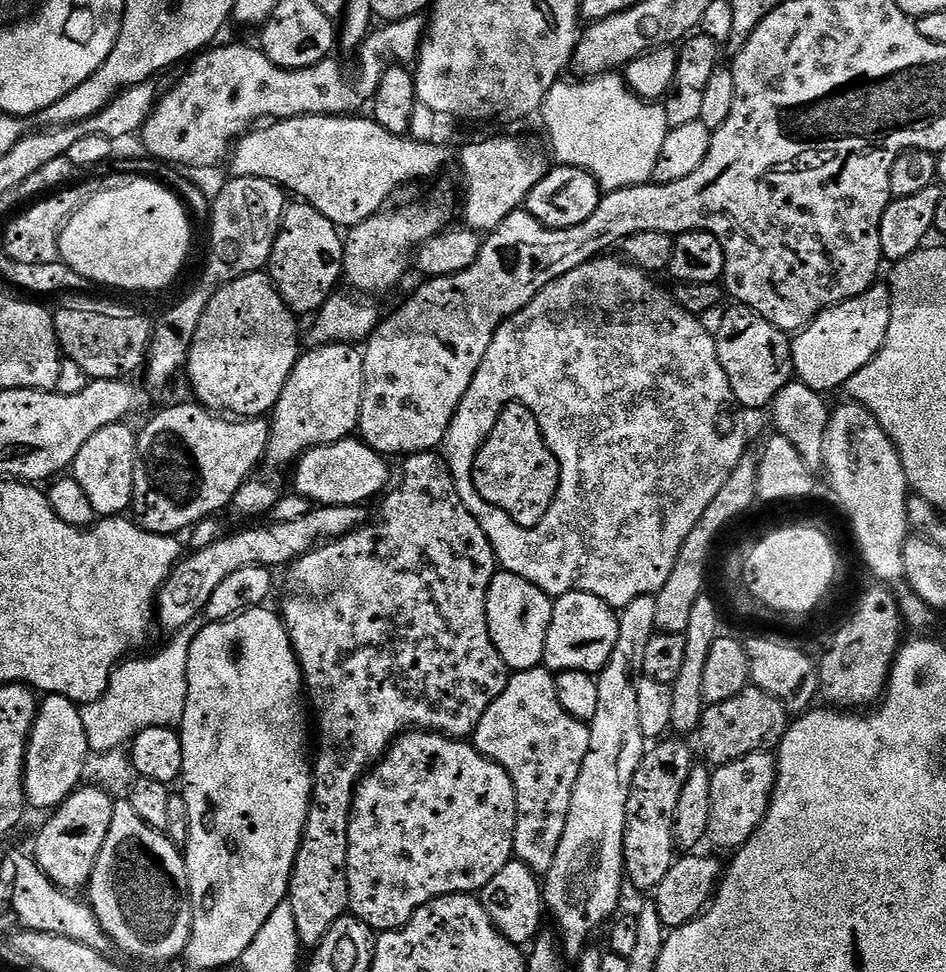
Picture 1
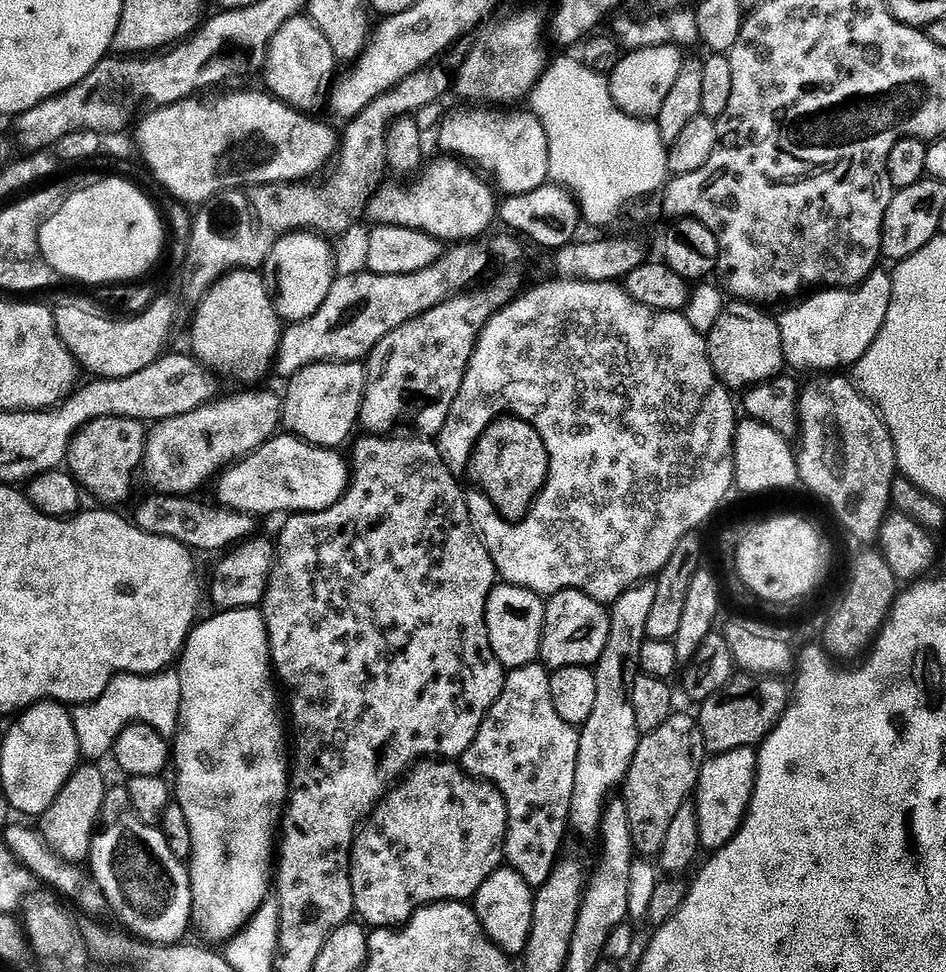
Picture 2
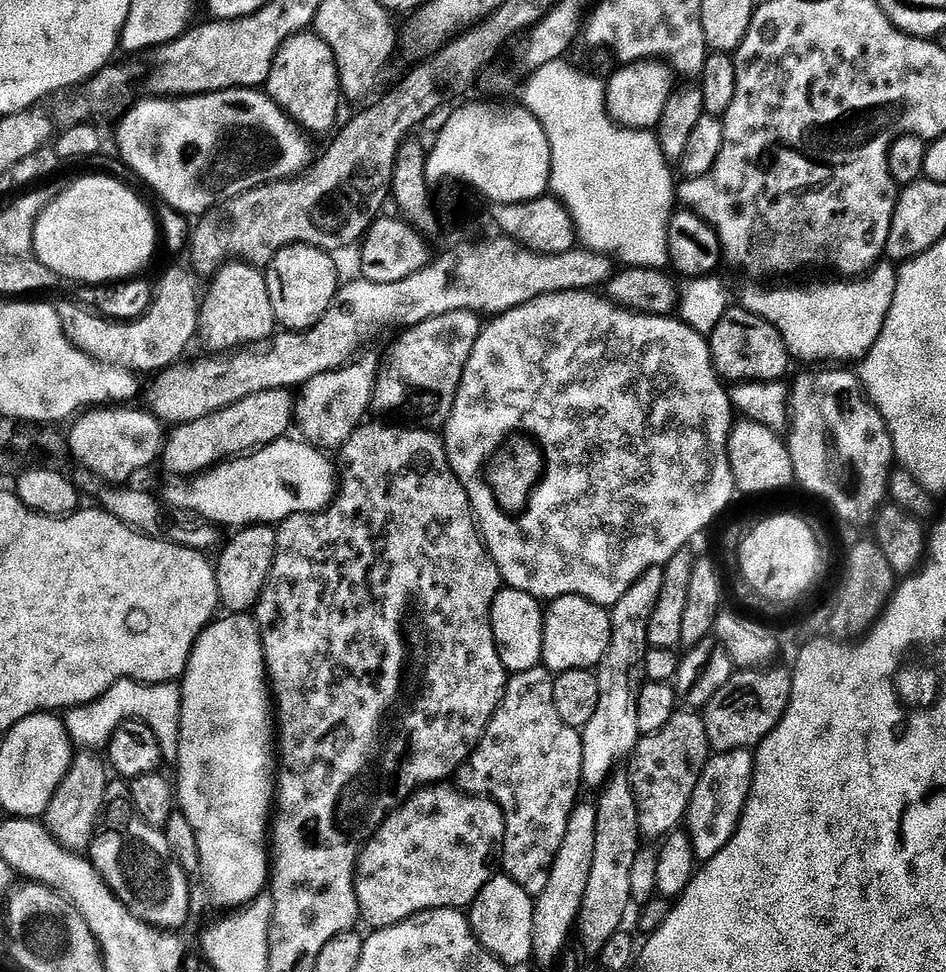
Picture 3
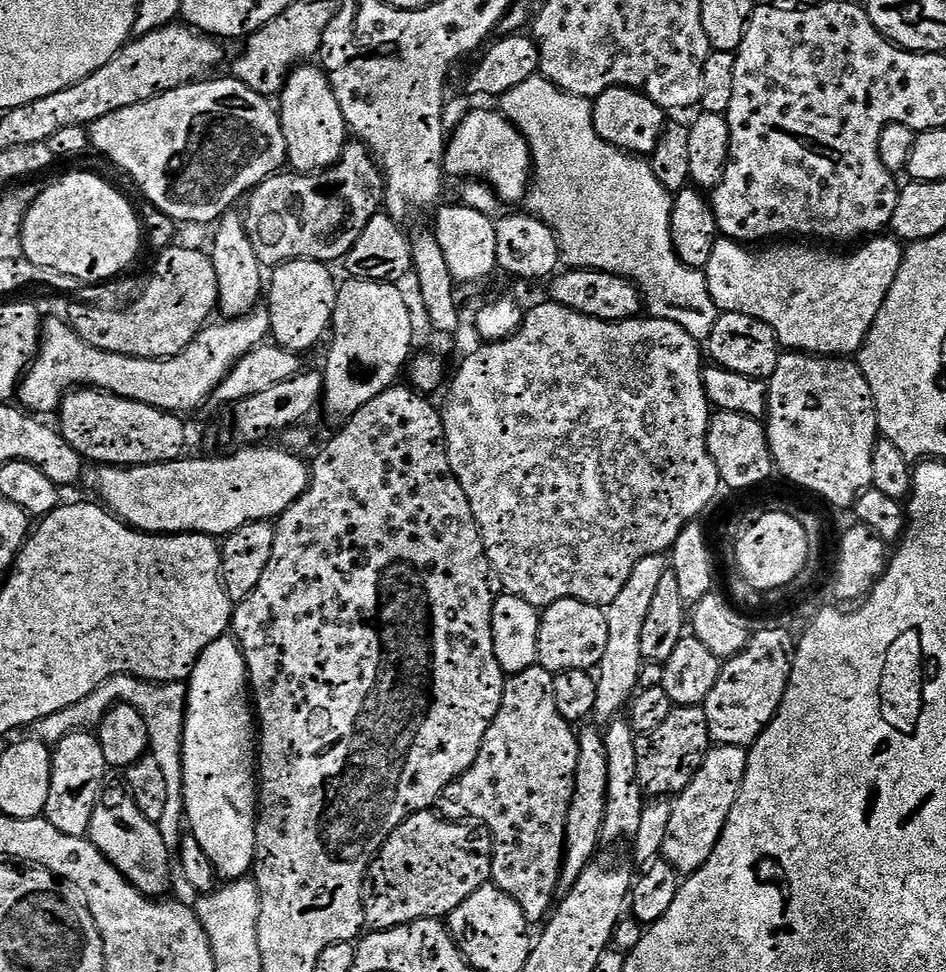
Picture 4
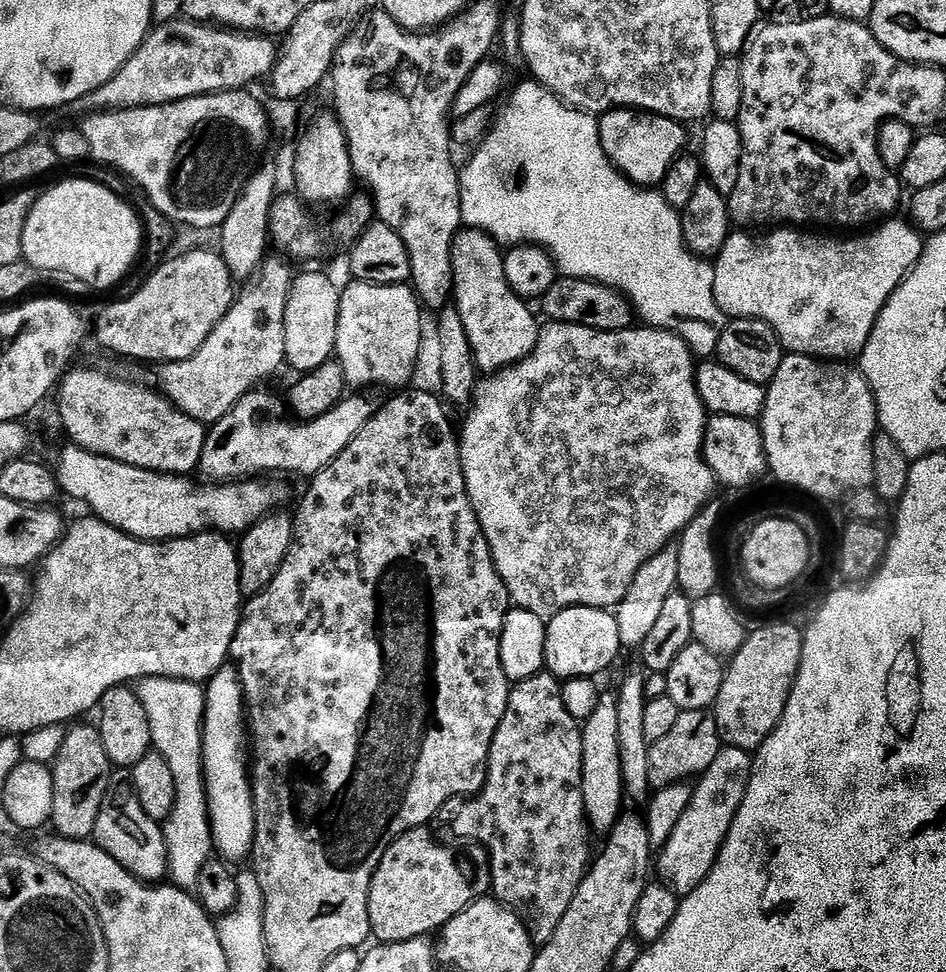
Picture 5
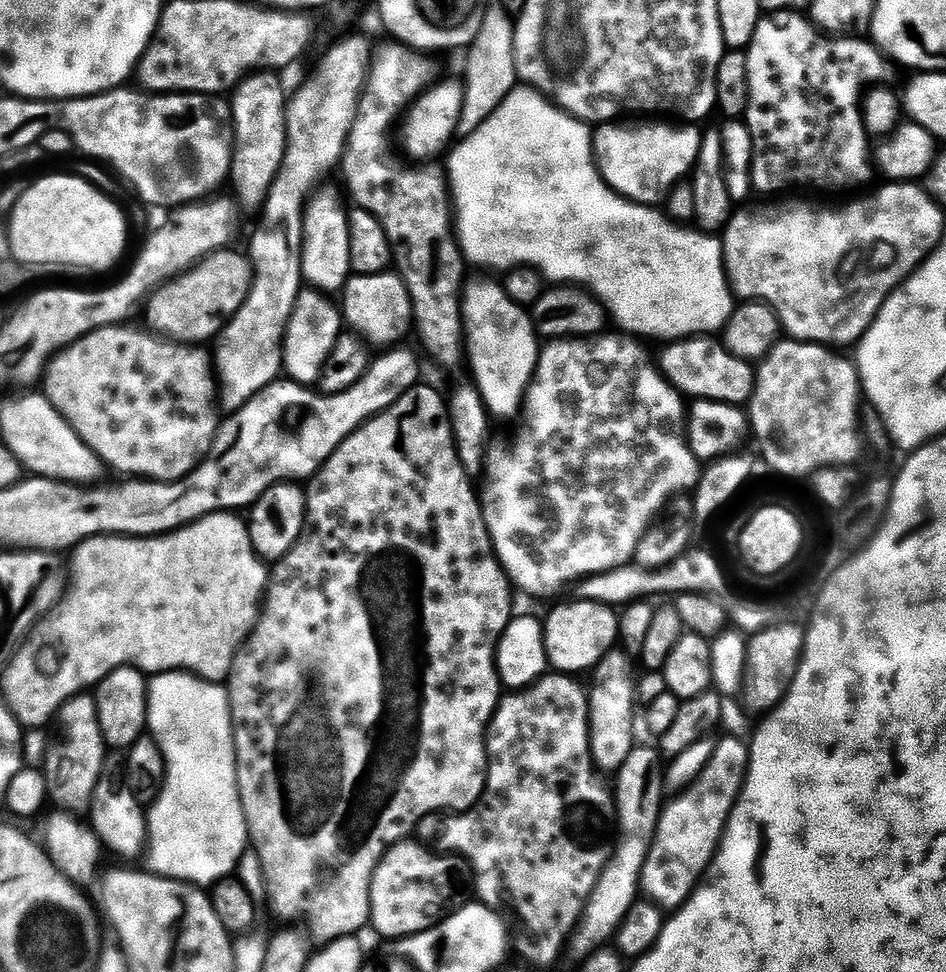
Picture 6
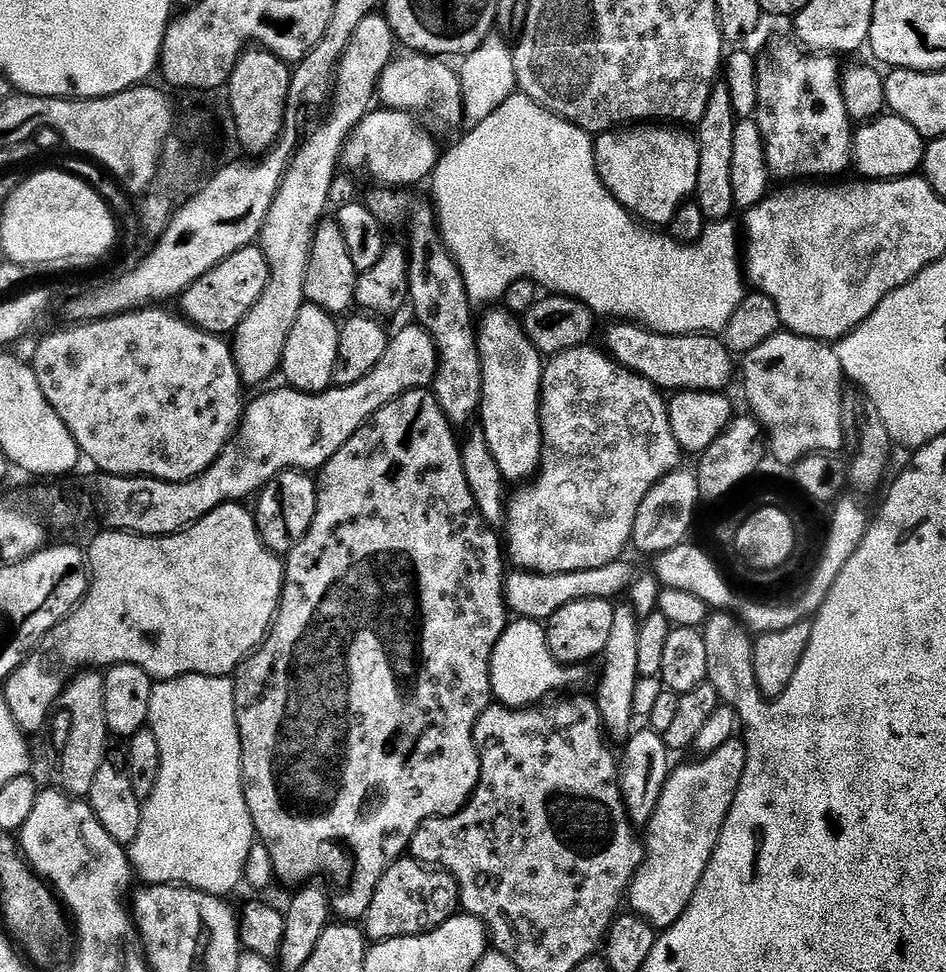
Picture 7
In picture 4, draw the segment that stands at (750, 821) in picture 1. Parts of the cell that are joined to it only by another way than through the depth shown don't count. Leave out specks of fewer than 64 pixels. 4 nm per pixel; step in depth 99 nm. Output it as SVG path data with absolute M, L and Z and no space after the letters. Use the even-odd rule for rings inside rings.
M729 744L713 747L690 786L686 786L686 790L675 797L668 826L670 834L664 840L662 852L664 856L668 855L670 863L677 864L672 866L681 873L691 874L701 868L716 848L716 843L728 824L732 807L736 805L744 787L748 754L748 748L735 748Z

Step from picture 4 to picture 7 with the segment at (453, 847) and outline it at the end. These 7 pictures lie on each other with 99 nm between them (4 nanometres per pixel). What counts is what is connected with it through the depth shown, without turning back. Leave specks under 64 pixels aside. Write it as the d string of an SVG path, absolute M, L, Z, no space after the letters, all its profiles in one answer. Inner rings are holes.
M401 858L391 864L374 890L374 902L362 921L369 941L389 940L403 936L421 936L457 915L462 889L455 876L443 870L433 870L415 858Z

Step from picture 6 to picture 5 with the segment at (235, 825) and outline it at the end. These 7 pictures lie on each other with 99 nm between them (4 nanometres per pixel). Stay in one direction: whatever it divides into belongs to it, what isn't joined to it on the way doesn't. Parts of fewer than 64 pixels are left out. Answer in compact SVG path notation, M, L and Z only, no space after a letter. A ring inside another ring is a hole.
M146 676L135 685L140 695L146 718L150 718L152 748L170 762L170 771L174 773L176 803L172 812L163 821L164 841L168 847L168 870L170 880L175 887L185 890L195 889L199 871L214 852L212 826L208 822L208 795L204 793L204 694L205 689L193 680L176 680L172 676Z

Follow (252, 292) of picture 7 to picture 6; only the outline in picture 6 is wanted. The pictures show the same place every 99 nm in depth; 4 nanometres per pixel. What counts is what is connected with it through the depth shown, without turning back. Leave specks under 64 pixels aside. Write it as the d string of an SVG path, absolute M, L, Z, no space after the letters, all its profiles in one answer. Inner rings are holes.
M232 251L213 252L175 280L161 284L148 297L148 324L157 337L189 346L200 346L205 343L203 340L219 337L224 325L244 305L252 289L251 259L243 251Z

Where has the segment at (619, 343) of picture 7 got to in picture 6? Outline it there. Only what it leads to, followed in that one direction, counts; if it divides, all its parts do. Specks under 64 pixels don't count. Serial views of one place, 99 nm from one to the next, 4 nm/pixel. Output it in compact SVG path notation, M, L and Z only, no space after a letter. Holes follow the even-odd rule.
M681 338L665 348L668 349L661 354L660 360L658 356L658 367L685 397L737 406L747 405L751 401L752 391L756 388L753 365L730 354L719 339Z

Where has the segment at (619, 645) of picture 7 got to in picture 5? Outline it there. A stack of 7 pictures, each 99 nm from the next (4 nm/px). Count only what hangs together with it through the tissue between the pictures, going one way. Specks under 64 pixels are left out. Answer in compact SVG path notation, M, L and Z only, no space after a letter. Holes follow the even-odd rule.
M601 695L593 712L582 724L582 798L584 814L593 833L612 831L622 815L626 789L622 778L622 758L618 754L618 706L615 695Z

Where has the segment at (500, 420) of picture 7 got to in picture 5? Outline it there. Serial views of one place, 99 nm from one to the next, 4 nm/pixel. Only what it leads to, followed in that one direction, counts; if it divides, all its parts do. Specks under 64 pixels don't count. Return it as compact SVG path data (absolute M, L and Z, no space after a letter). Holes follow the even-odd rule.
M469 227L457 232L452 243L452 291L481 373L501 372L532 353L542 331L541 325L536 325L537 313L532 313L528 309L531 307L510 290L501 245L485 232Z

